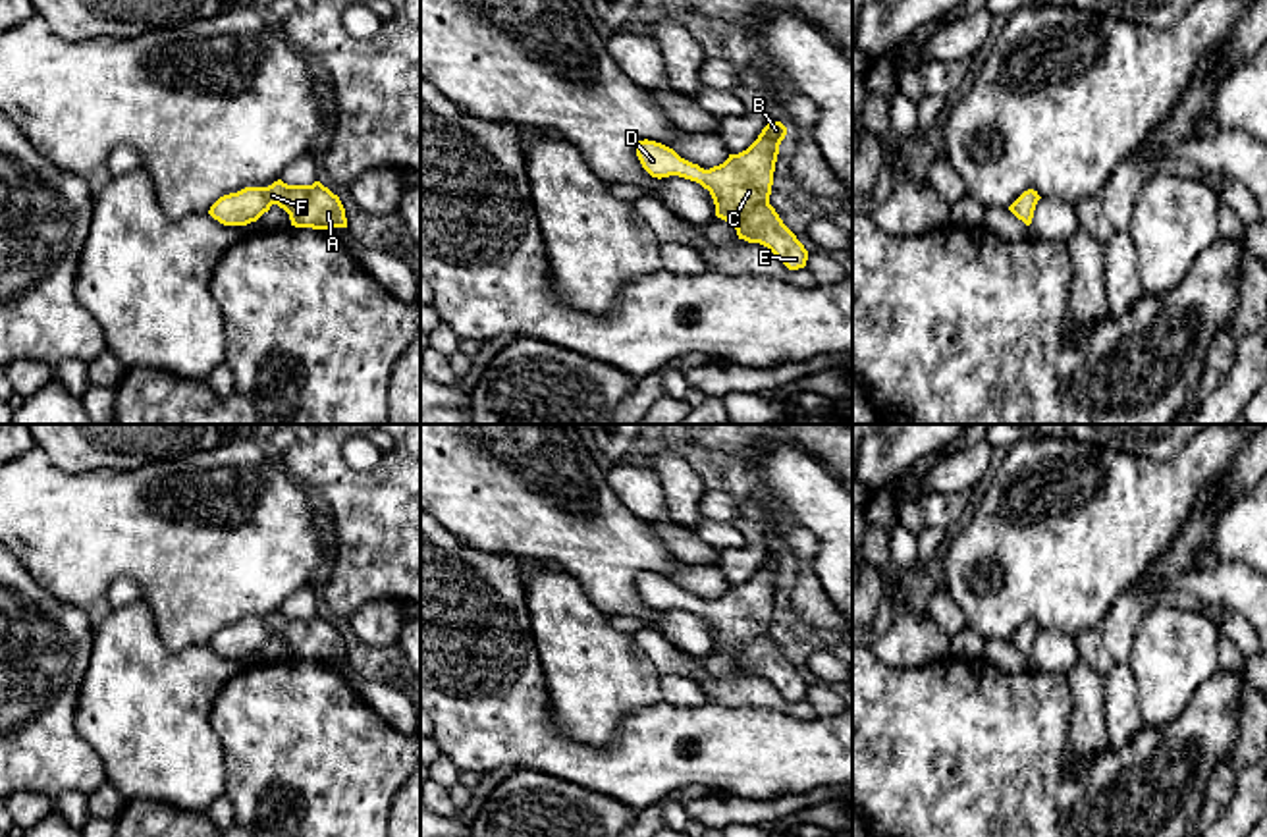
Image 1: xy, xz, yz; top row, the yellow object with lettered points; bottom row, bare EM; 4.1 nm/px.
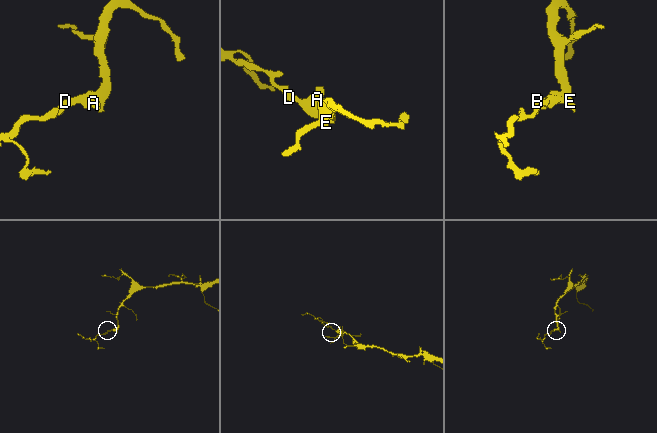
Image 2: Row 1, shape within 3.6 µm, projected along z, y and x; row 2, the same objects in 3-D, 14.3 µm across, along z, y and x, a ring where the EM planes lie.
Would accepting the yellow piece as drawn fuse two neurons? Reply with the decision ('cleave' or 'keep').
keep

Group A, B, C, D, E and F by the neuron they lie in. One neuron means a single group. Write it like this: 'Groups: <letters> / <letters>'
Groups: A B C D E F

